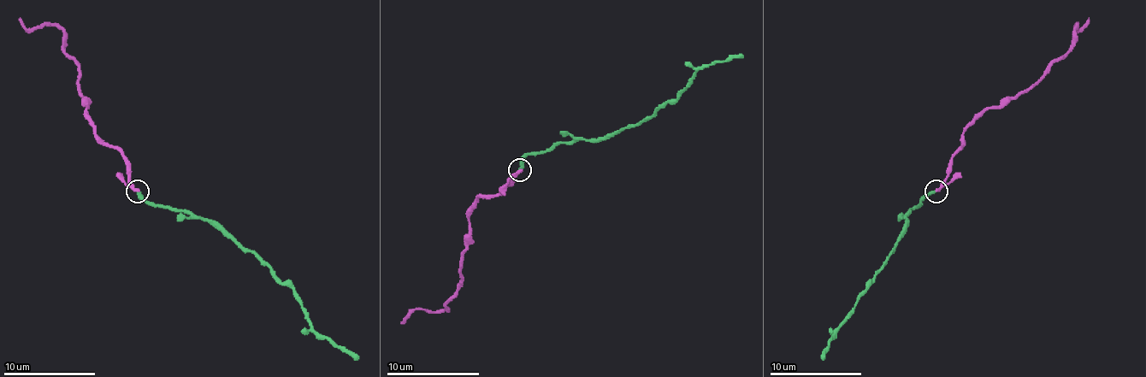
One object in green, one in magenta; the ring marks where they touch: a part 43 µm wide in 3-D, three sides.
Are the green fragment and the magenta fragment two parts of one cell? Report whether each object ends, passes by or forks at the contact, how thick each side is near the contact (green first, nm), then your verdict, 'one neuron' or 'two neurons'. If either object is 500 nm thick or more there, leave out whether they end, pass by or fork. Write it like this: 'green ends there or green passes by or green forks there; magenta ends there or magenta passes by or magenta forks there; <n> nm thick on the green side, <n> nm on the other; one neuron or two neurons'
green ends there; magenta ends there; 240 nm thick on the green side, 280 nm on the other; one neuron

